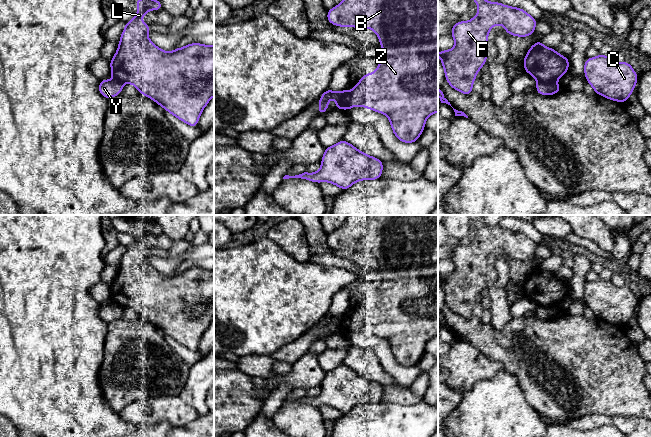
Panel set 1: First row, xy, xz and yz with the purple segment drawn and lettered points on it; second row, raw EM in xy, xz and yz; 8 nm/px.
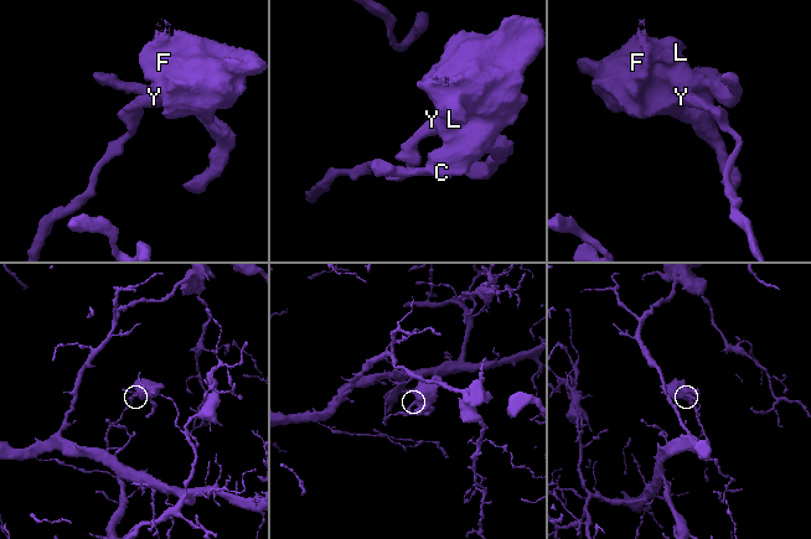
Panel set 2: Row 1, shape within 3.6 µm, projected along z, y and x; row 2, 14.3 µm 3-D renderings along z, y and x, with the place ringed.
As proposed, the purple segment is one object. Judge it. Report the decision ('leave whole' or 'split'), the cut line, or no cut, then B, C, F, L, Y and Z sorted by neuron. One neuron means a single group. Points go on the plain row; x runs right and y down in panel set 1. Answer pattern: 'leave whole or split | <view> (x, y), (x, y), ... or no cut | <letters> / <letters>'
split | xz (344, 315), (342, 332) | B C F L Z / Y

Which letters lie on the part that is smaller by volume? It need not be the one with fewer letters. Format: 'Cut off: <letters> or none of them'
Cut off: B, C, F, L, Z

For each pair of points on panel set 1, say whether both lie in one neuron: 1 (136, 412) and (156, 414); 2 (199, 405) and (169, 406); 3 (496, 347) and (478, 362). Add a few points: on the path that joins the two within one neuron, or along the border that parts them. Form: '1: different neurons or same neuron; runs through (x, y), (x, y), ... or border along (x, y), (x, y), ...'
1: same neuron; runs through (141, 412), (151, 416)
2: different neurons; border along (178, 396), (199, 415)
3: different neurons; border along (468, 341), (487, 357), (499, 361), (504, 369)

